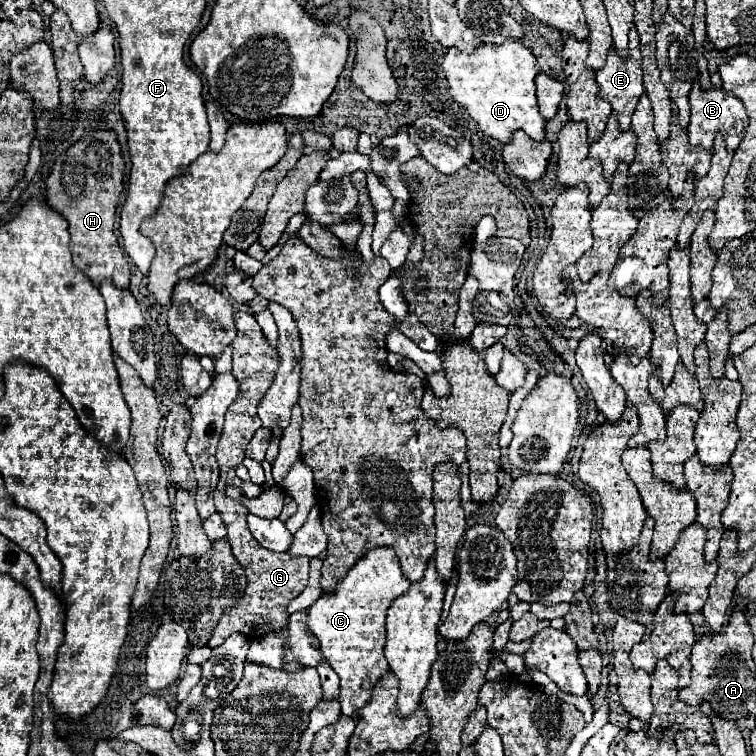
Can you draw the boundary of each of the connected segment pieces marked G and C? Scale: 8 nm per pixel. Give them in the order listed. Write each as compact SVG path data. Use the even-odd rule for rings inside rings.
M220 494L220 496L216 496L216 510L220 512L222 520L228 528L228 542L232 546L232 554L244 568L248 582L244 588L244 596L238 598L232 608L224 610L216 628L212 630L210 648L220 646L234 632L246 634L248 638L260 638L260 636L266 636L268 632L282 632L288 624L290 614L286 608L288 608L290 600L294 600L294 596L298 596L306 588L310 560L304 556L292 558L288 552L284 552L284 556L282 556L282 554L268 552L266 548L262 548L248 530L248 524L246 524L248 508L244 506L244 502L232 500L226 494Z
M378 546L366 552L334 588L334 592L320 596L308 610L308 626L320 640L320 650L332 670L340 678L340 706L342 714L352 716L362 708L370 696L374 684L388 672L384 658L386 644L386 610L394 598L406 592L410 582L406 580L398 556L392 548Z

